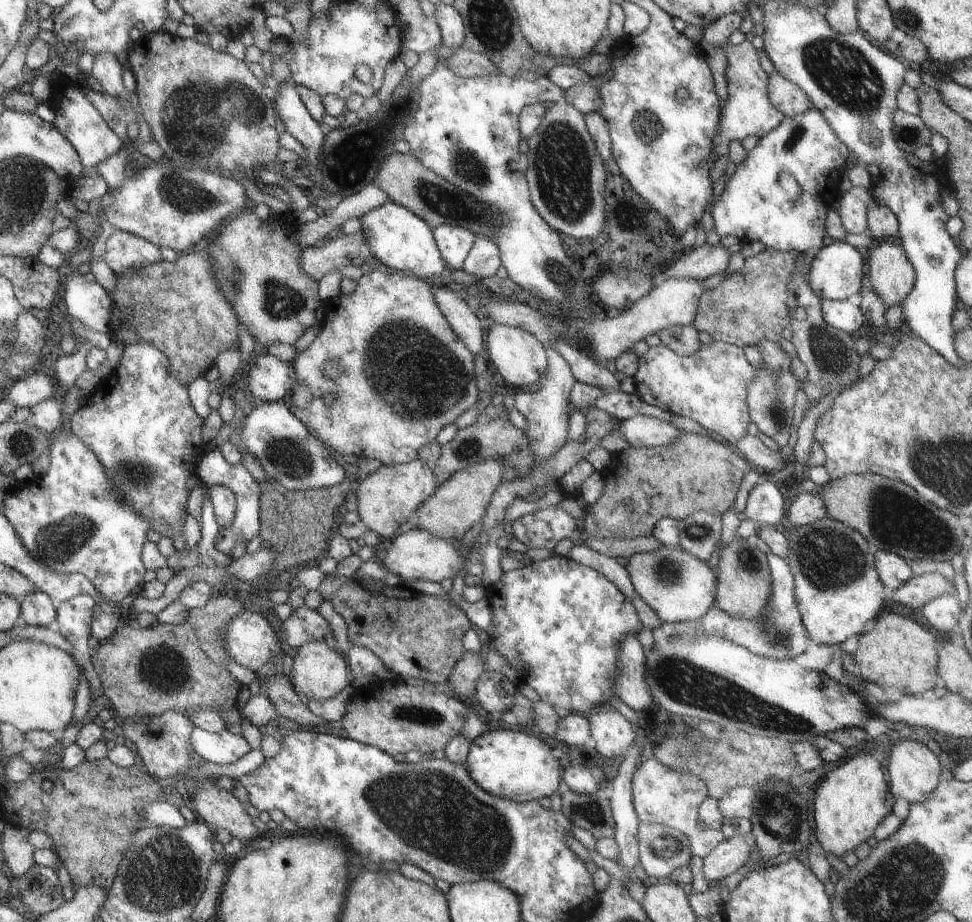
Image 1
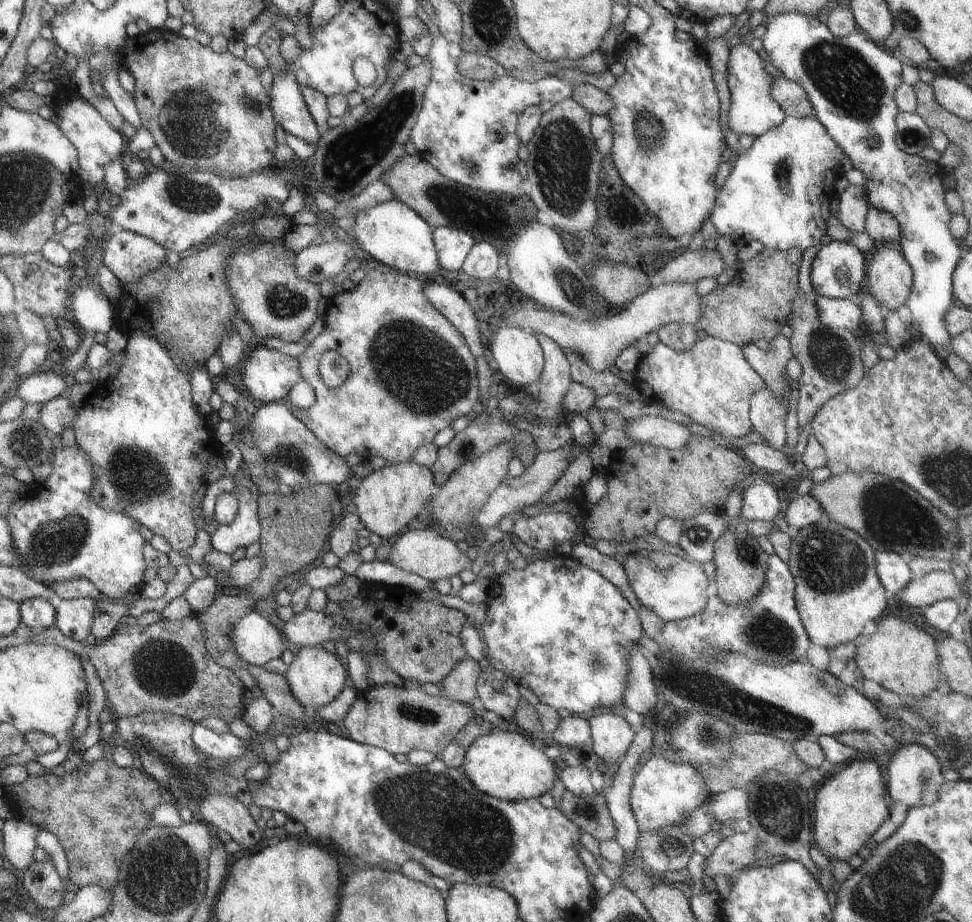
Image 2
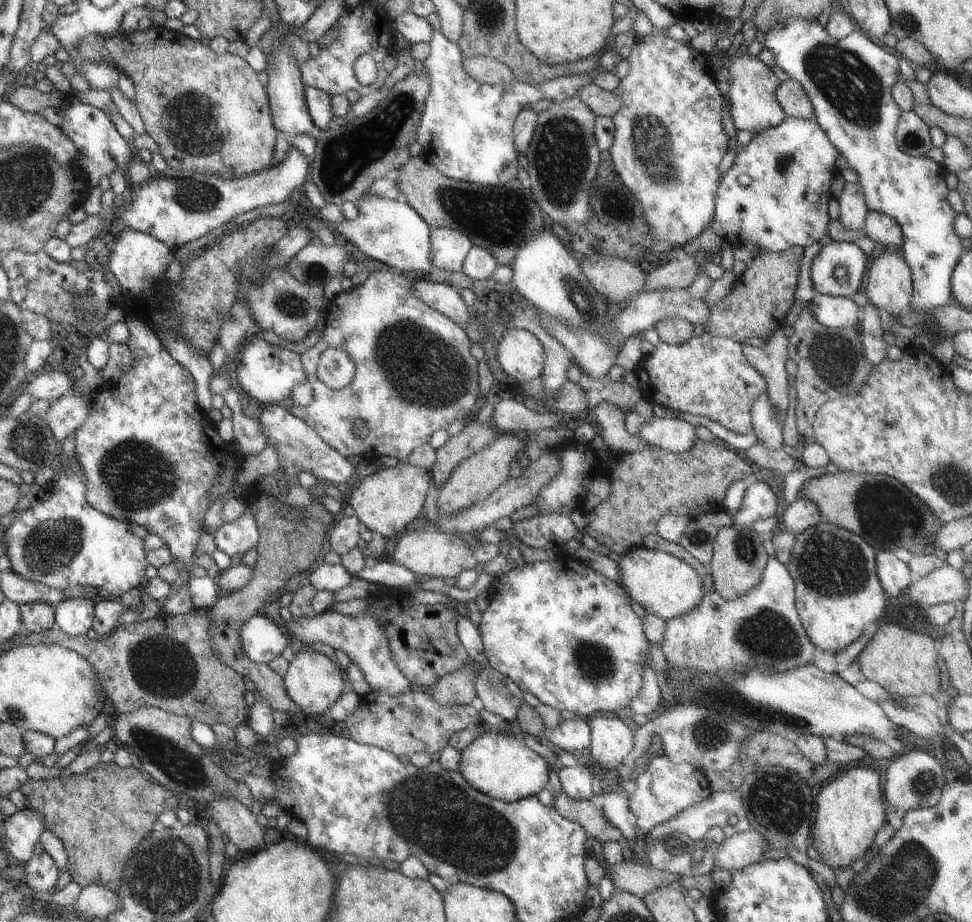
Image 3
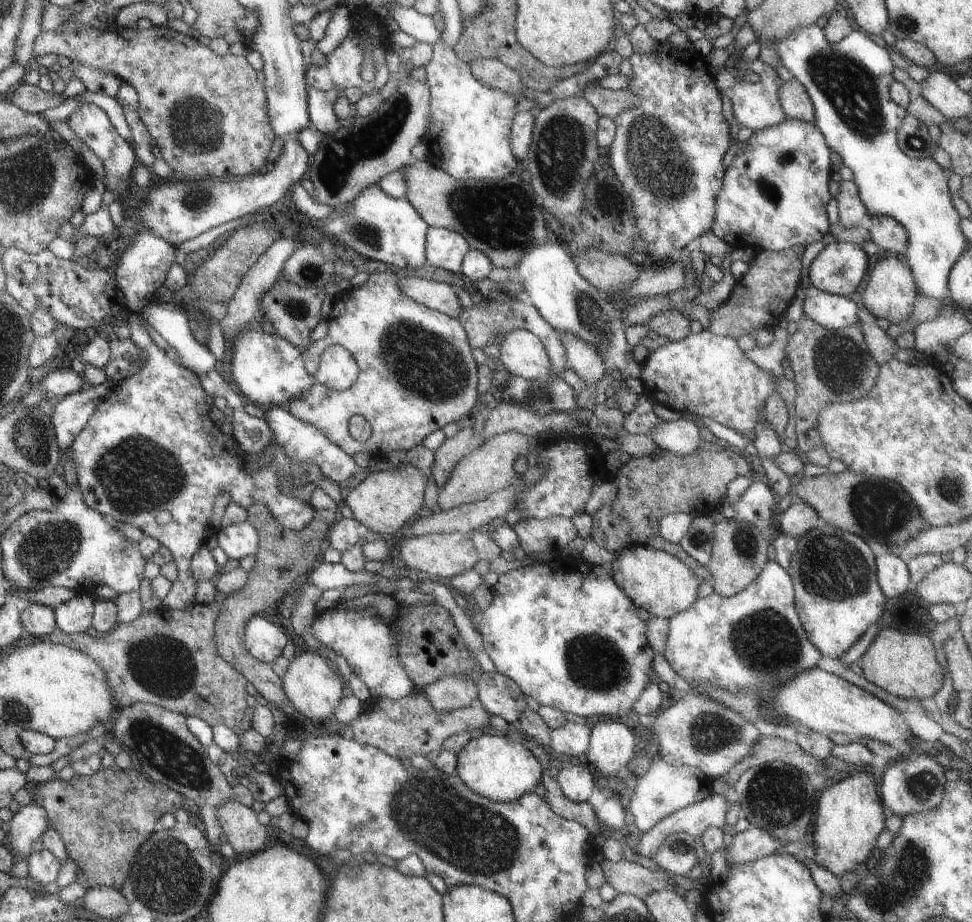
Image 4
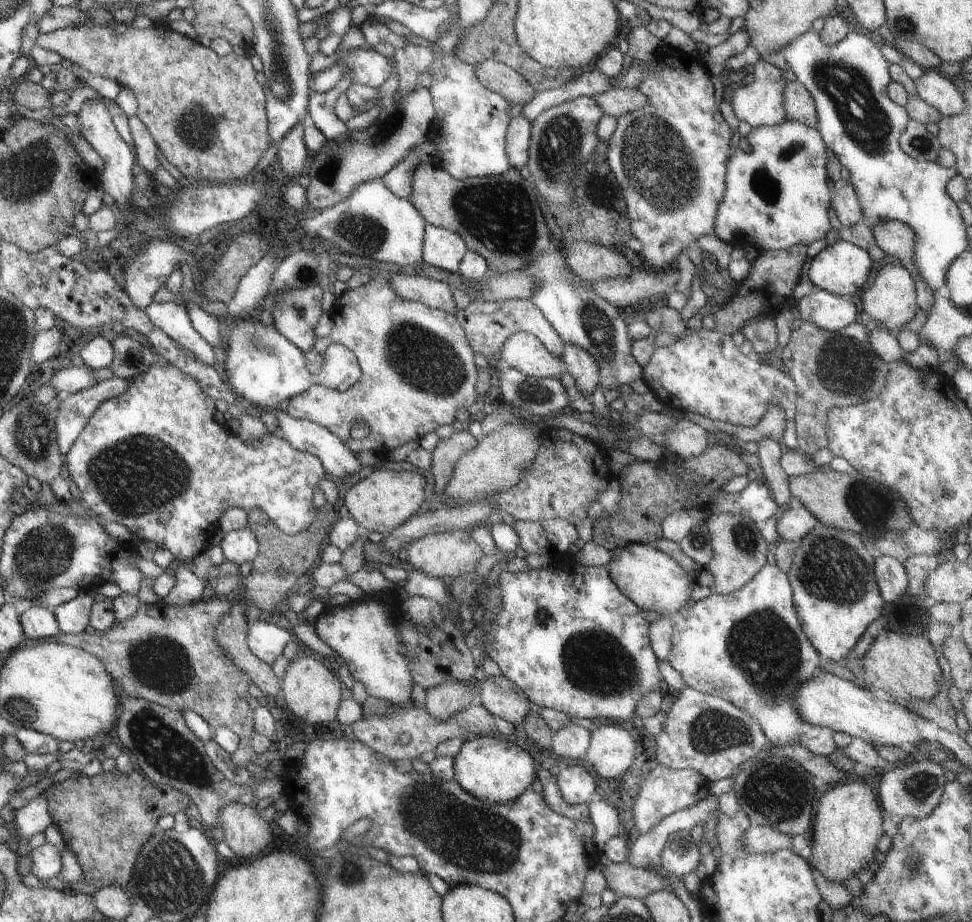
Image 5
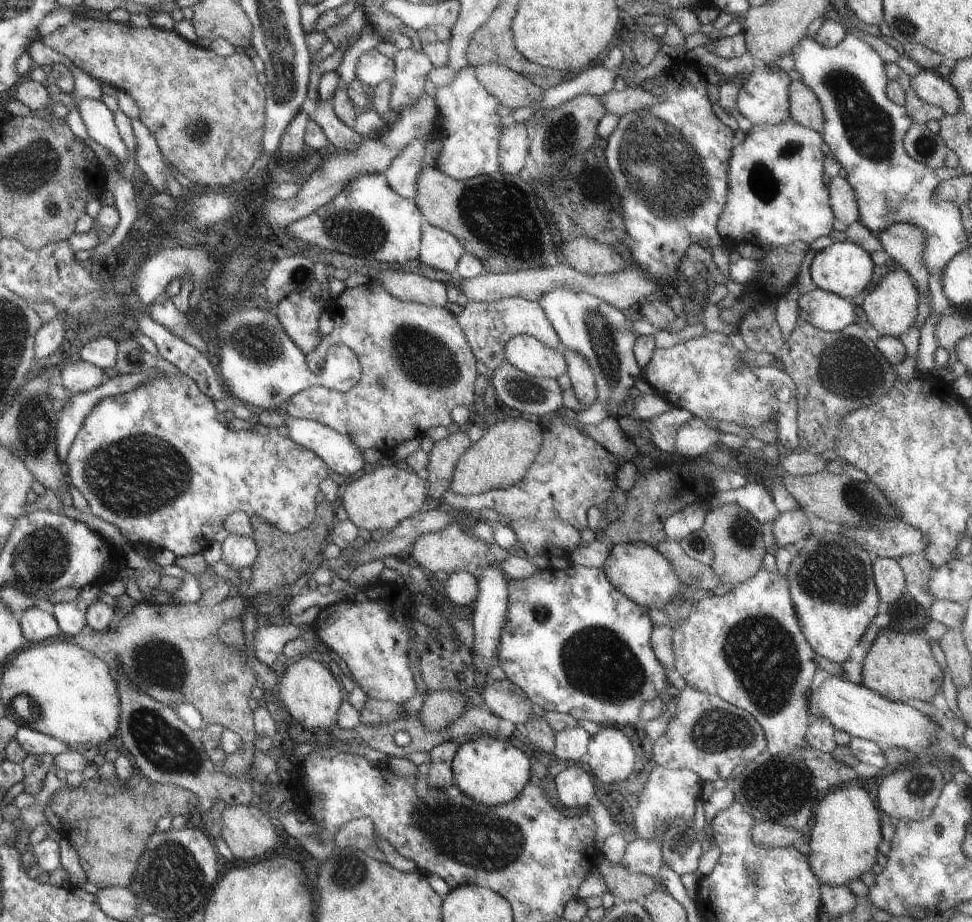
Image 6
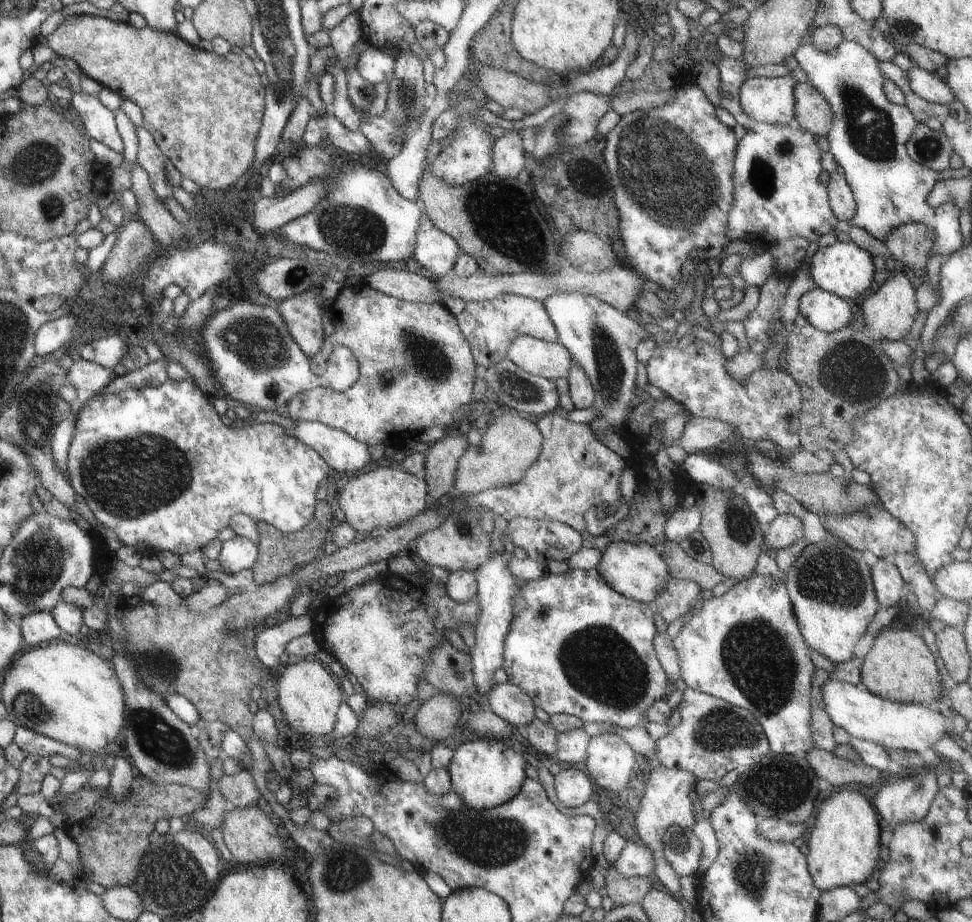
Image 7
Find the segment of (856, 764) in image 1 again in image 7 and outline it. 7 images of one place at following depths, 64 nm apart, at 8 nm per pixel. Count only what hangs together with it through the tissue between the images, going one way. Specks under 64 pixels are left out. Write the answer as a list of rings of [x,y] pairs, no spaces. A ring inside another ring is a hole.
[[[857,786],[841,788],[839,792],[831,794],[827,800],[821,802],[815,818],[809,824],[809,836],[807,836],[807,868],[809,876],[813,878],[813,884],[819,892],[829,892],[835,888],[853,888],[855,884],[863,884],[871,870],[879,862],[879,822],[877,812],[869,806],[869,802],[857,792]]]

